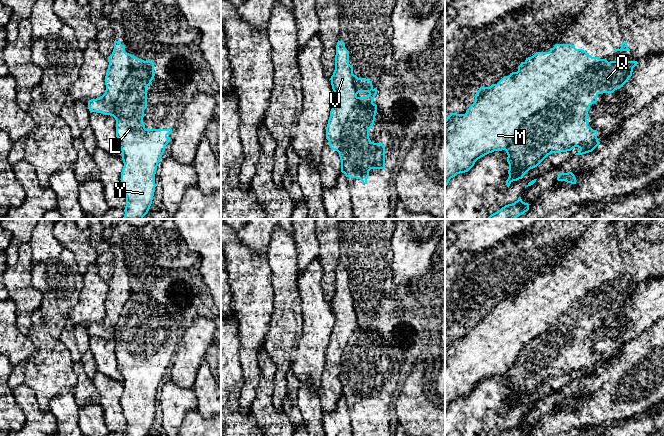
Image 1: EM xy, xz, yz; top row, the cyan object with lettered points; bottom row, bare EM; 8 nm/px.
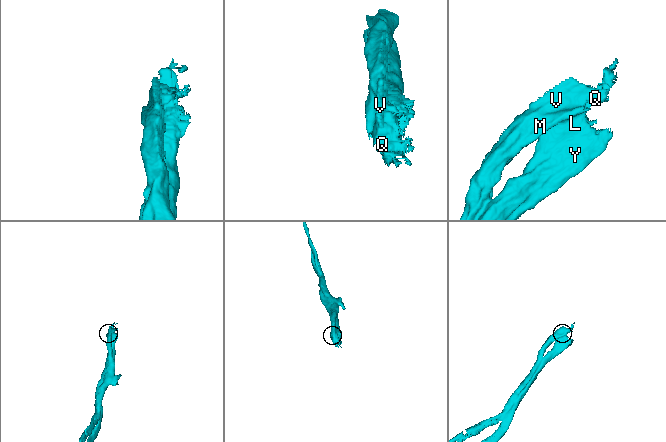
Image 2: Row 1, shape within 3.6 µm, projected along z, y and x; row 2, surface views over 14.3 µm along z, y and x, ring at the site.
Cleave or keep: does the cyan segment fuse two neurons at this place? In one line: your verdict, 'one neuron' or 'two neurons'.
two neurons

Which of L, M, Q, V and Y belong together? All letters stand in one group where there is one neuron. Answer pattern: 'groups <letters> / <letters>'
groups L Q Y / M V

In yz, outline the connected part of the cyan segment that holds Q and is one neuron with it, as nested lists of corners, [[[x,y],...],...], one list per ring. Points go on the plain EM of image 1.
[[[579,273],[579,292],[576,295],[576,300],[571,306],[565,306],[560,311],[560,316],[538,337],[532,339],[531,343],[524,343],[524,348],[520,351],[520,355],[516,360],[504,369],[503,374],[506,375],[509,388],[508,398],[506,404],[507,411],[513,405],[522,403],[523,400],[530,394],[537,391],[548,379],[552,377],[561,377],[571,375],[578,371],[580,374],[575,379],[583,379],[592,376],[599,368],[597,362],[597,354],[593,354],[588,350],[589,346],[588,335],[592,328],[597,326],[599,318],[613,317],[620,313],[632,300],[633,292],[637,290],[637,285],[610,285],[592,281],[586,275]]]

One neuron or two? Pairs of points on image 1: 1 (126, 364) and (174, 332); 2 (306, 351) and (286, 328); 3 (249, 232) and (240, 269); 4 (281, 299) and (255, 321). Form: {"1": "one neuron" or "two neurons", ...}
{"1": "one neuron", "2": "two neurons", "3": "two neurons", "4": "two neurons"}

